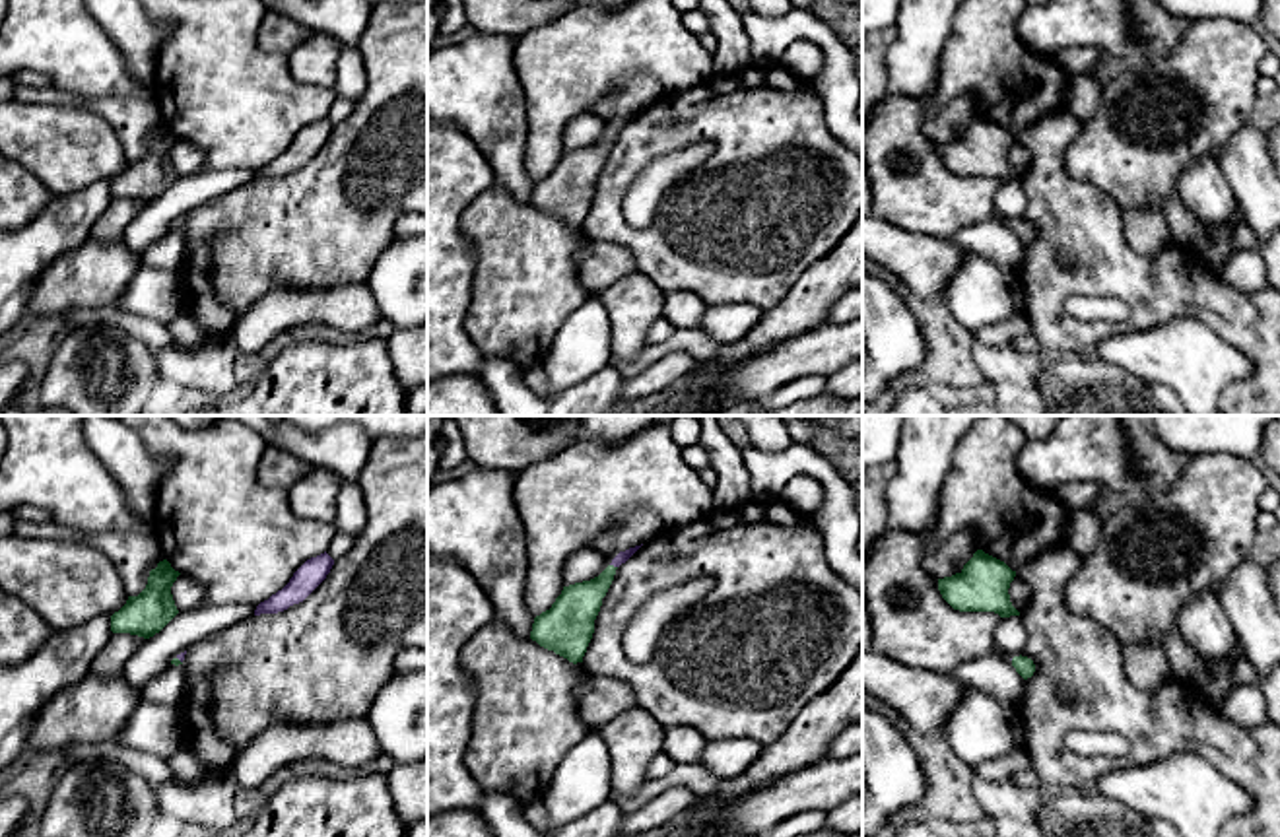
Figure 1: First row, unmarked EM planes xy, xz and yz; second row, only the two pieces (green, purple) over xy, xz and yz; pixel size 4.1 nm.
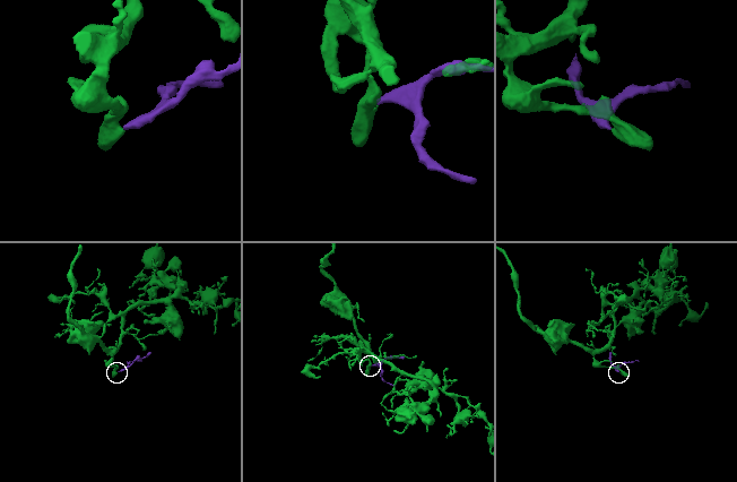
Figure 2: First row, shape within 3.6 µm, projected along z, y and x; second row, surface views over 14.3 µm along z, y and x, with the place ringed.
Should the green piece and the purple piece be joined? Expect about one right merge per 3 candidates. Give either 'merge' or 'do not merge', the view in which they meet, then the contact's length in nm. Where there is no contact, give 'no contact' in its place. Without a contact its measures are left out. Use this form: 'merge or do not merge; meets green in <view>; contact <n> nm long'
merge; meets green in xz; contact 40 nm long

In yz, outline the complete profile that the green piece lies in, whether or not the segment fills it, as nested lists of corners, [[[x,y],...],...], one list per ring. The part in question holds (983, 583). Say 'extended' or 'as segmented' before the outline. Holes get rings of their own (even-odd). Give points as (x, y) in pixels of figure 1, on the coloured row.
as segmented; [[[977,550],[960,573],[938,579],[938,590],[954,610],[1010,618],[1020,616],[1008,594],[1014,577],[1004,561]]]

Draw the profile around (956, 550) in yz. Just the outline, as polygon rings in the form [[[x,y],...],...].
[[[960,530],[942,540],[938,548],[930,550],[925,555],[921,569],[938,579],[952,577],[975,552],[975,534],[971,530]]]

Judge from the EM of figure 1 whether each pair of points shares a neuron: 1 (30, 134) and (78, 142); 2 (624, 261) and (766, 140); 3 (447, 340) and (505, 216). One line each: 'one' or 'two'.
1: one
2: two
3: two

